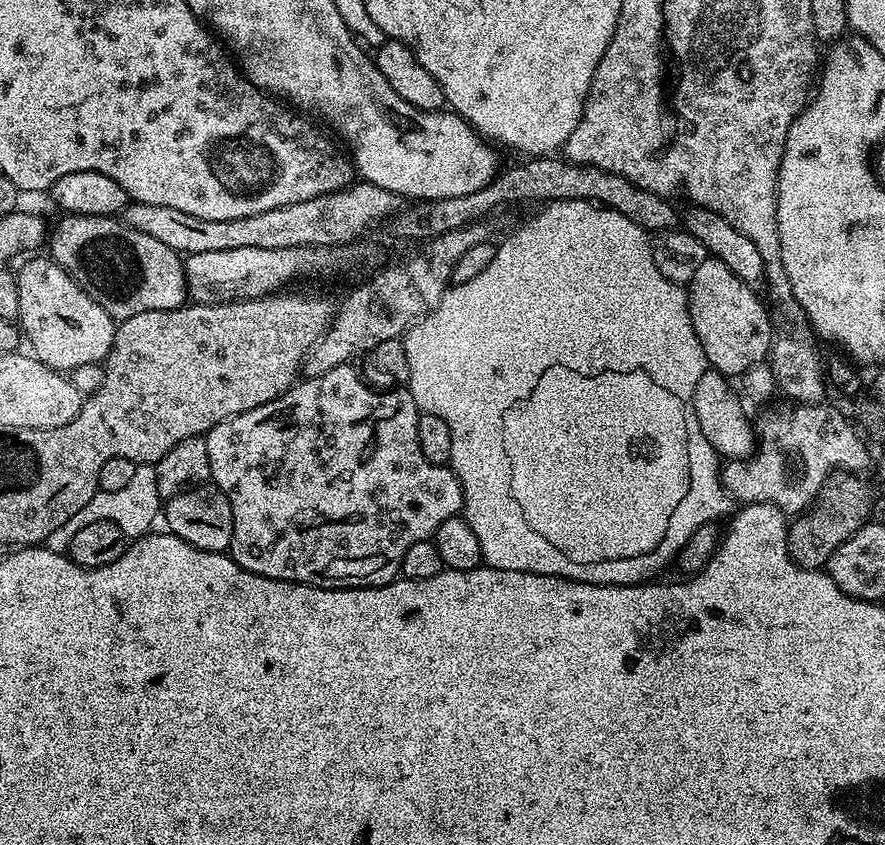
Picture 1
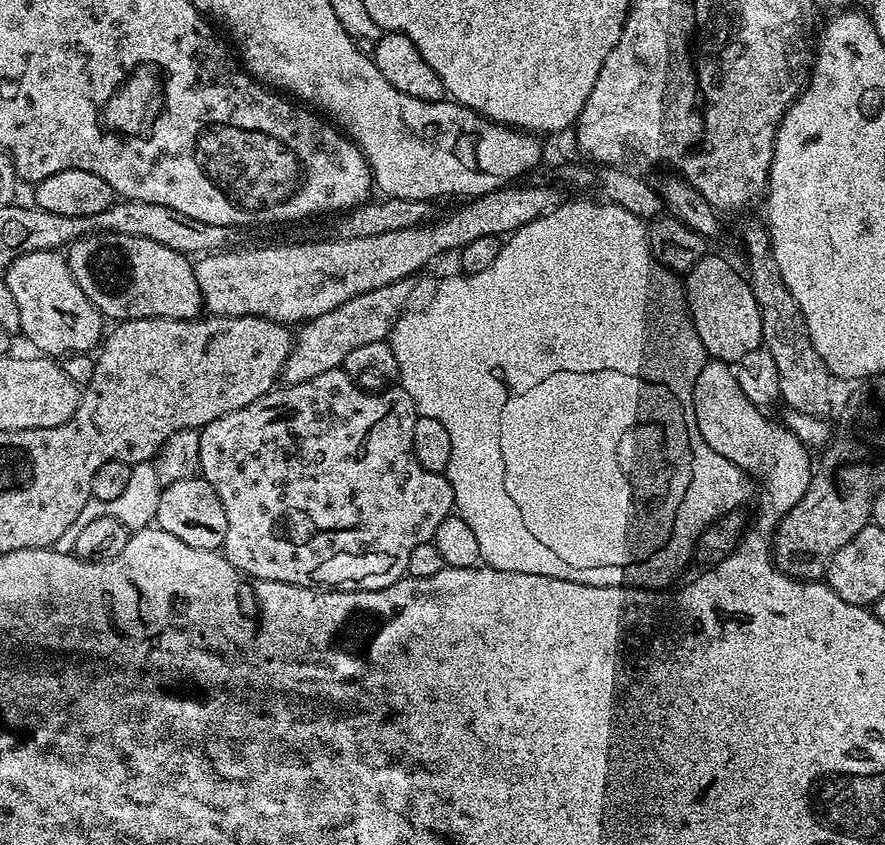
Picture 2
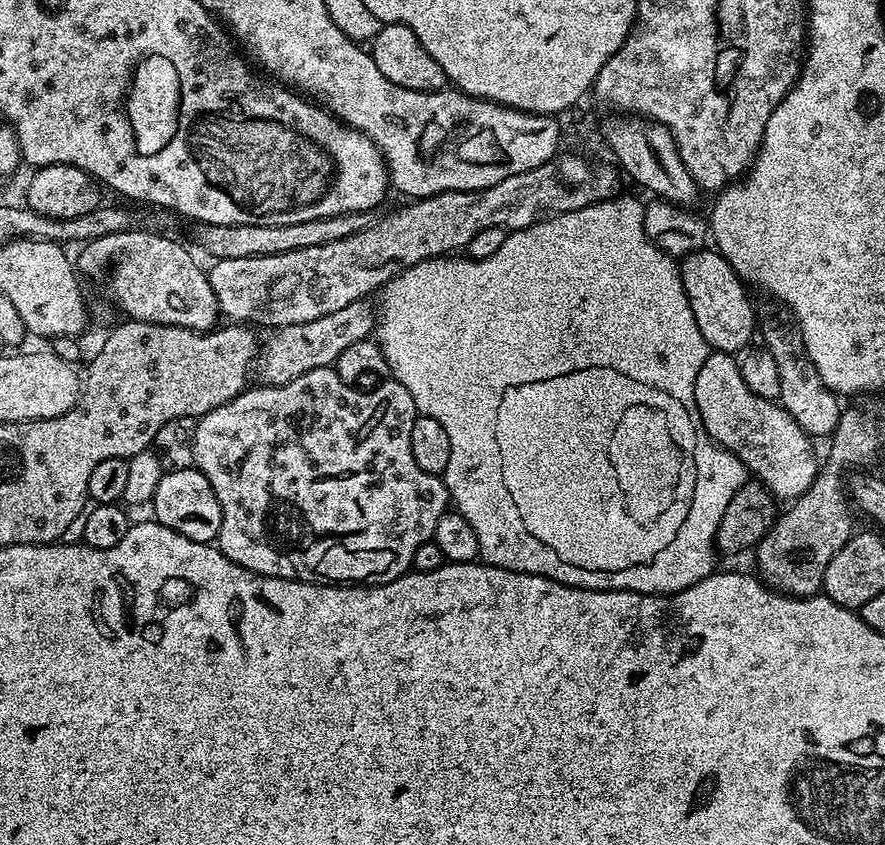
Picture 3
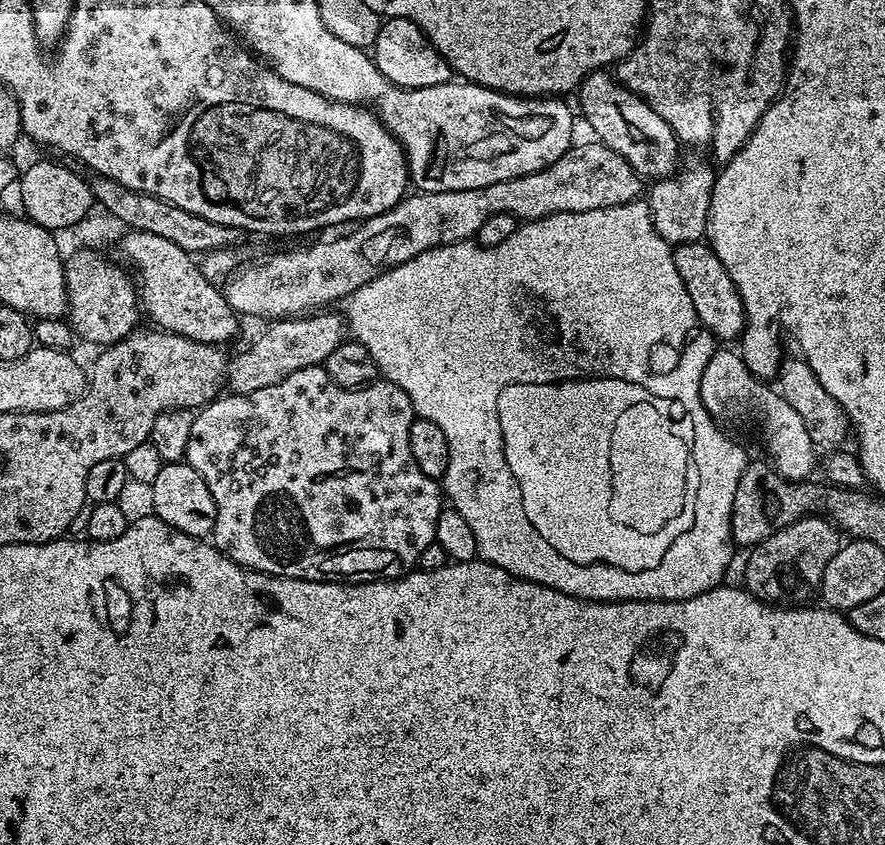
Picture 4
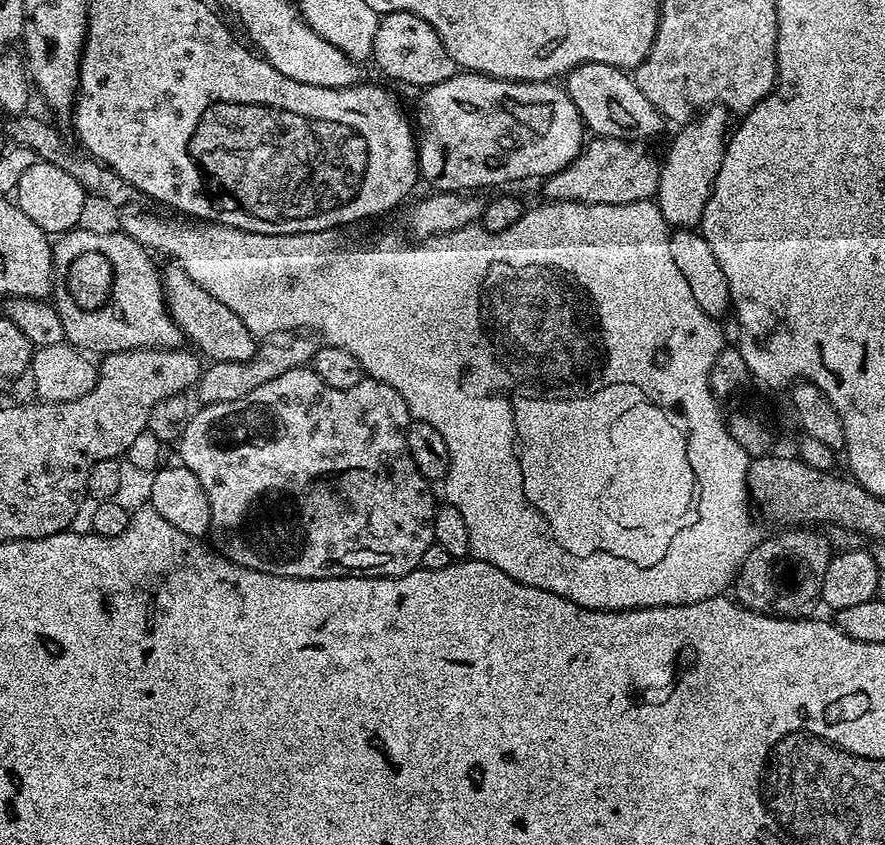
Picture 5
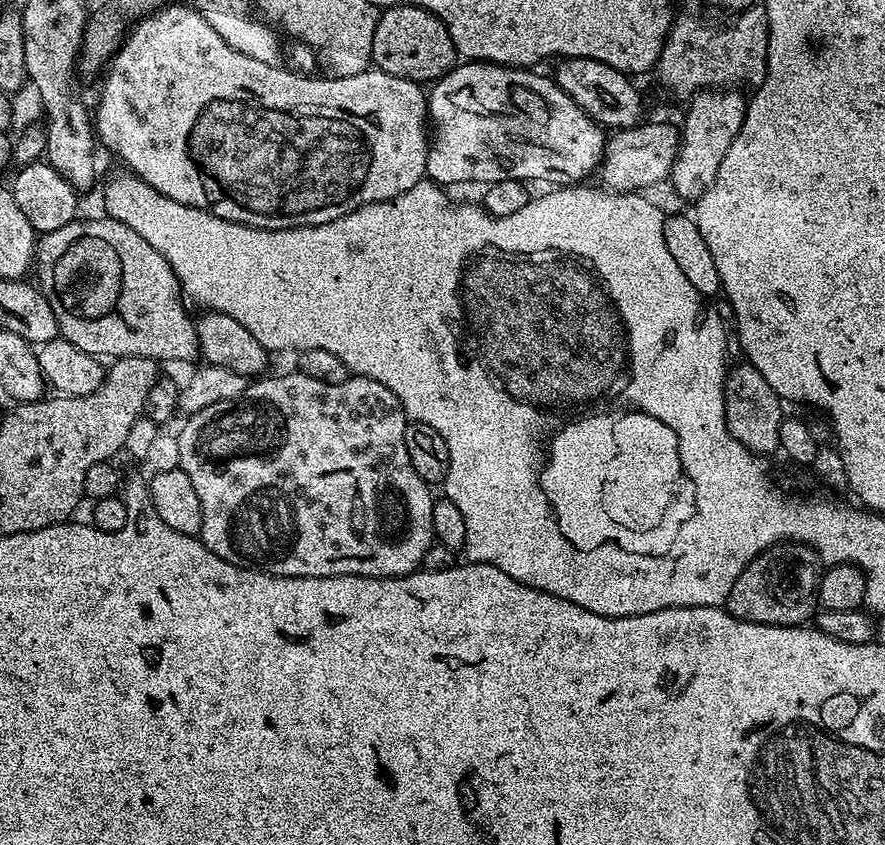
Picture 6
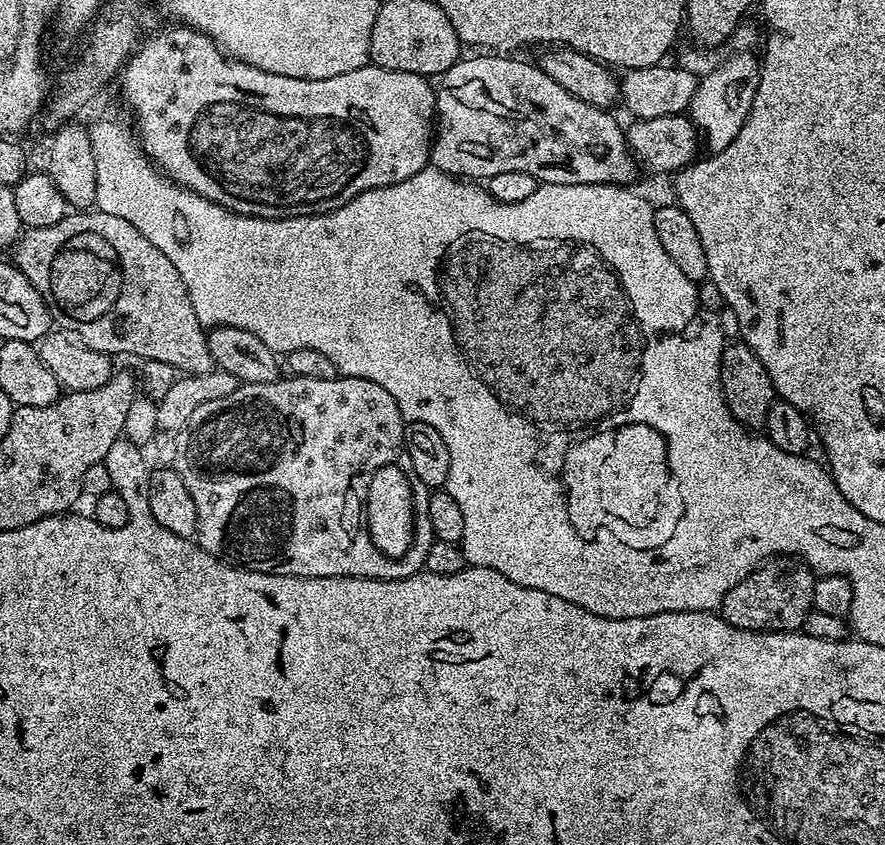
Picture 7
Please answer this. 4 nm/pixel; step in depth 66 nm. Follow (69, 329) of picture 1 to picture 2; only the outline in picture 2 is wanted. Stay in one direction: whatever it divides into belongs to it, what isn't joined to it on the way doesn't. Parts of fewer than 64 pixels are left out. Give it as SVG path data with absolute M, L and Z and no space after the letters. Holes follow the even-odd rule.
M23 251L13 258L2 278L18 302L20 332L40 351L37 353L64 358L73 353L91 353L101 343L106 332L105 317L82 294L82 286L74 282L67 259L59 251Z

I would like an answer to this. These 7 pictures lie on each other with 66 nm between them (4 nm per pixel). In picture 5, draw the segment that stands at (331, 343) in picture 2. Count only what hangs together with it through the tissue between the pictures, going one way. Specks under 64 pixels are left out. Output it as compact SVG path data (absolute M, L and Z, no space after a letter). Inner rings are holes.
M277 332L274 338L268 338L259 345L254 358L246 362L212 362L201 371L199 380L194 385L194 393L201 405L218 402L235 402L237 398L246 398L250 390L274 382L278 374L286 374L291 368L303 368L311 361L318 344L311 335L300 332Z

